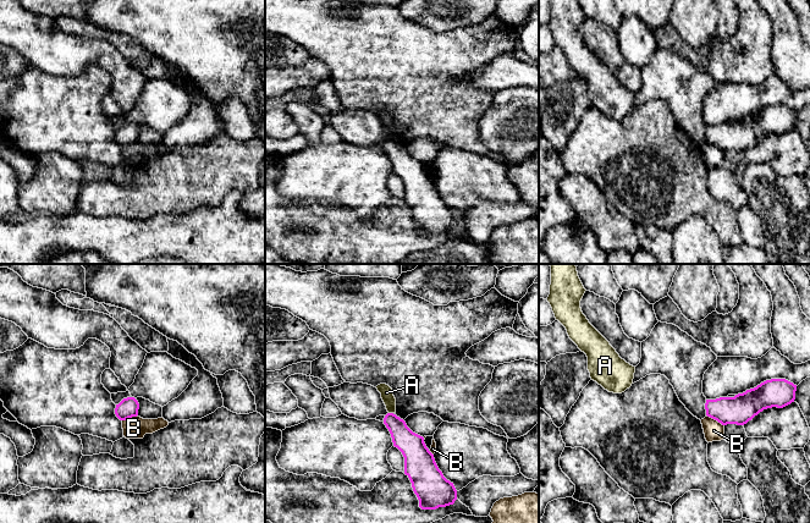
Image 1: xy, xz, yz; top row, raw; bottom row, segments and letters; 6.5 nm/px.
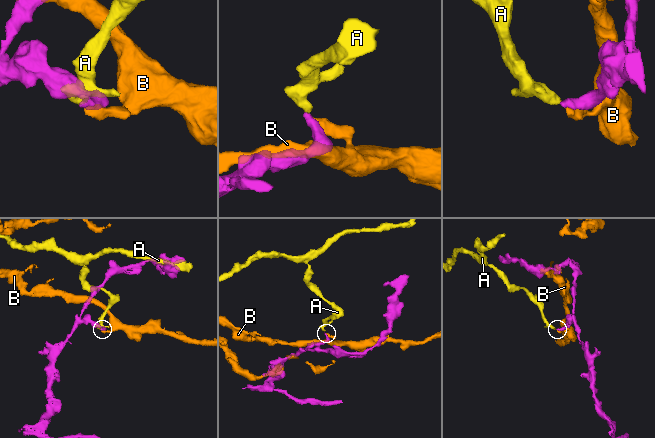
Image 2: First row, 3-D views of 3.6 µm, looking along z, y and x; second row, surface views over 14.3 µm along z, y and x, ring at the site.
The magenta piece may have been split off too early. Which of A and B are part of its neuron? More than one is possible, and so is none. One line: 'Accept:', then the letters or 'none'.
Accept: none

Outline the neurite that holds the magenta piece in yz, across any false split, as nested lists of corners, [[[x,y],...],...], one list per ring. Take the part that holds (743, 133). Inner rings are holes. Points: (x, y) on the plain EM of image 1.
[[[771,105],[734,123],[706,126],[706,142],[722,152],[744,152],[767,134],[783,134],[795,126],[797,111],[786,105]]]

